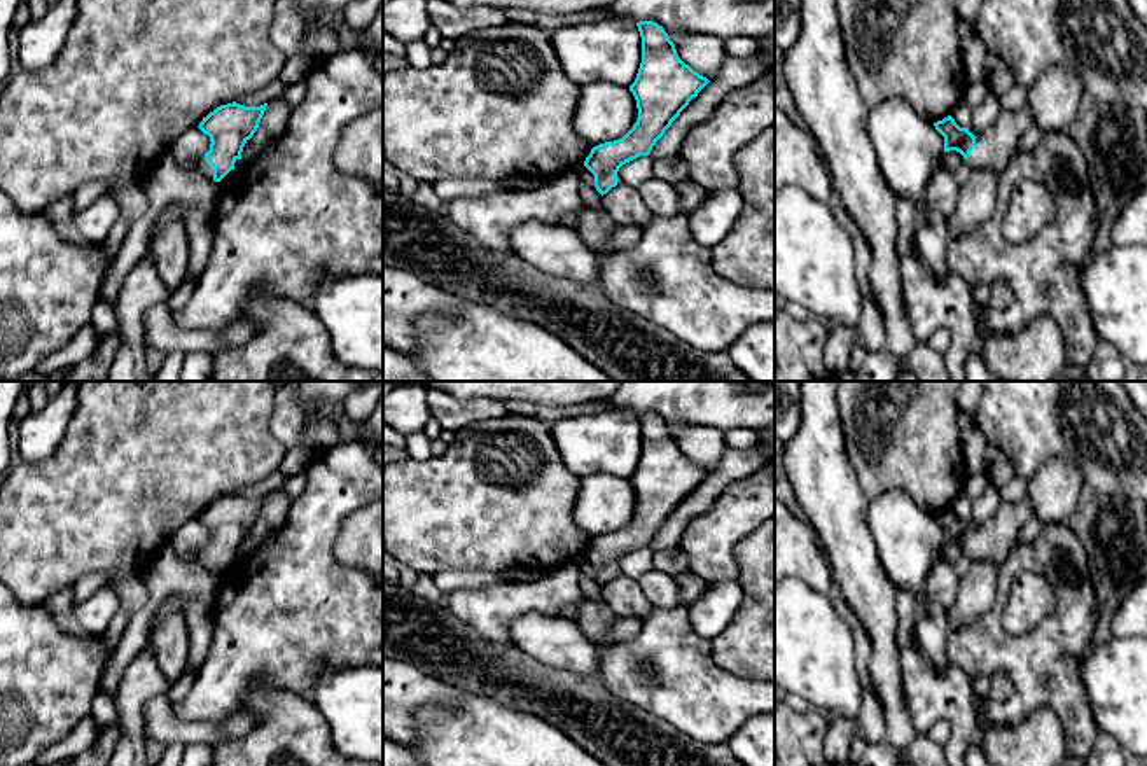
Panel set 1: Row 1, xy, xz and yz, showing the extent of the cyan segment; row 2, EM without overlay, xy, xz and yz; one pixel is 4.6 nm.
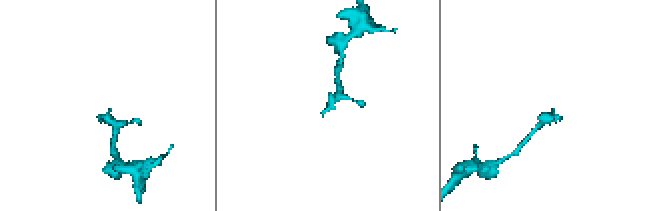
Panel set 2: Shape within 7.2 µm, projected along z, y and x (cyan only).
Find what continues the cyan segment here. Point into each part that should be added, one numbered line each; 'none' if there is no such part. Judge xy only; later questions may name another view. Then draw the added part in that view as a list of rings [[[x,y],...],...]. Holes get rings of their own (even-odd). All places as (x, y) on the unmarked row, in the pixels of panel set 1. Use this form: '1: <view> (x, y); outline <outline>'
none

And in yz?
1: yz (995, 537); outline [[[1023,497],[1018,504],[1002,502],[998,511],[977,526],[976,539],[965,554],[972,561],[988,560],[1000,568],[1019,544],[1018,533],[1032,516],[1033,509],[1028,497]]]

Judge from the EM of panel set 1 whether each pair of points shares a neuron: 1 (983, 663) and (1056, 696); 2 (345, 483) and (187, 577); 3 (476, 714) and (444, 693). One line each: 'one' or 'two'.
1: one
2: two
3: two

